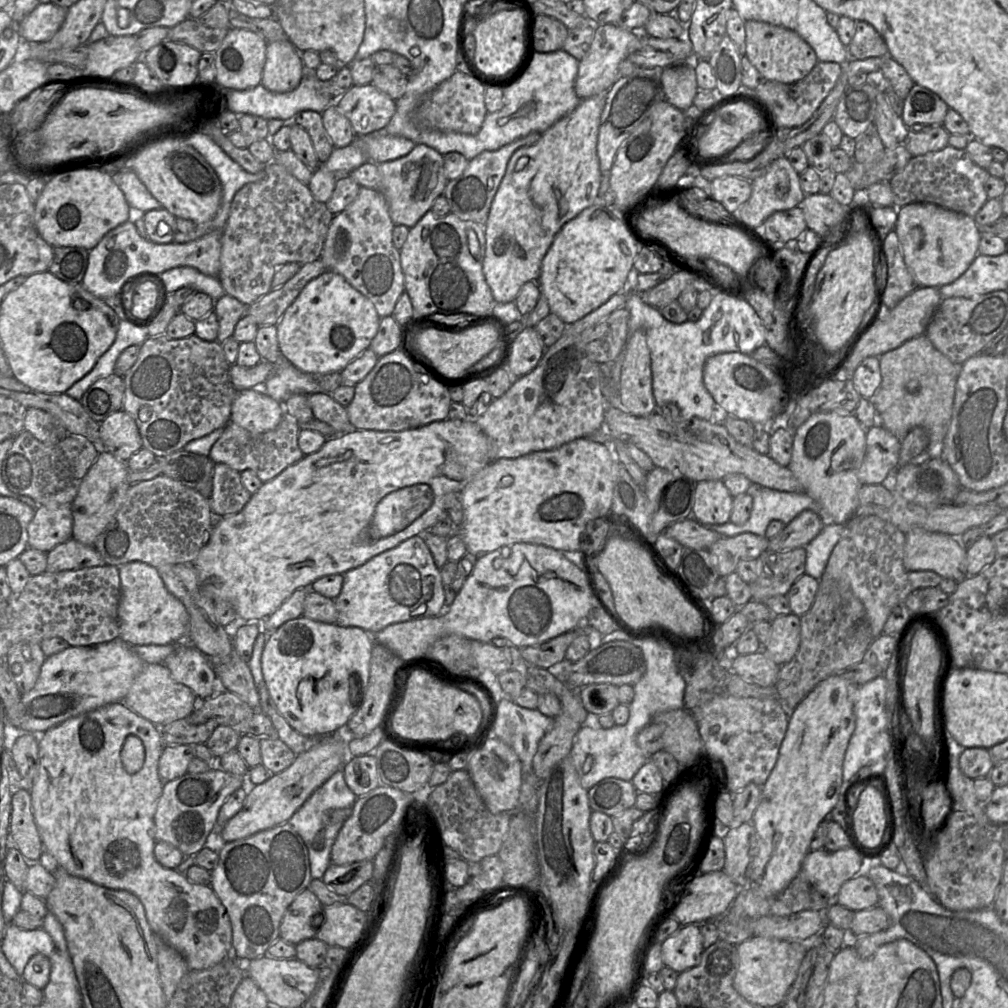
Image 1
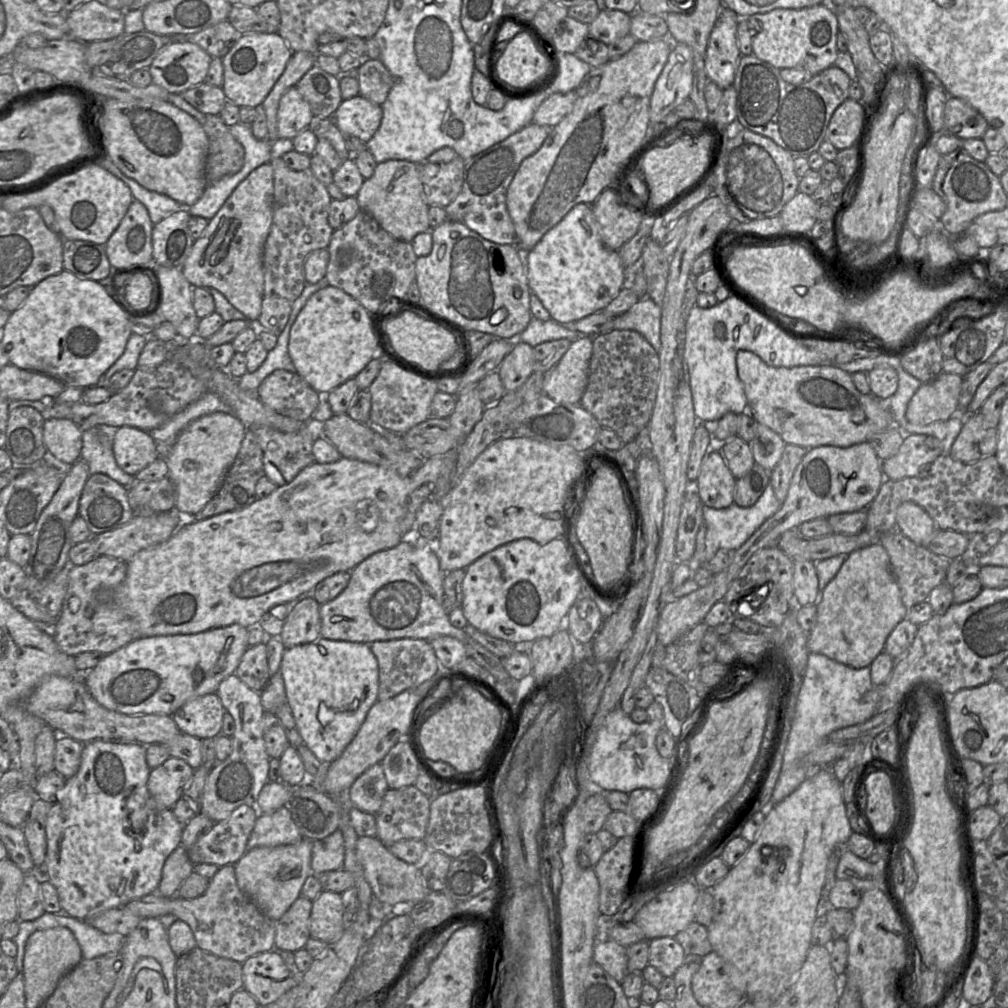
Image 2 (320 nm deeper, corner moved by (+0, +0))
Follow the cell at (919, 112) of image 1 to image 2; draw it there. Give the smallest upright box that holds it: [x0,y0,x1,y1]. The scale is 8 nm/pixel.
[941,96,990,140]

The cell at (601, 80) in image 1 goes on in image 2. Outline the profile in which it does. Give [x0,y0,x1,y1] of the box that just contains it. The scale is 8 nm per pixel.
[531,91,576,126]

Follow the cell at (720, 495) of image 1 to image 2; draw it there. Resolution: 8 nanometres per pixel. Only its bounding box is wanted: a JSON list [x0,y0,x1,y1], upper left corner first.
[697,450,736,509]

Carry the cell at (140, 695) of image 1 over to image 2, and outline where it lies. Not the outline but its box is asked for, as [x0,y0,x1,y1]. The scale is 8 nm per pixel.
[172,693,225,740]

